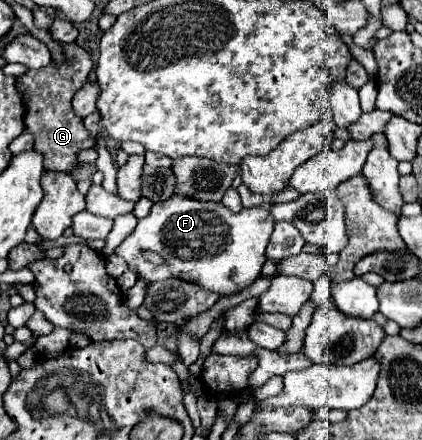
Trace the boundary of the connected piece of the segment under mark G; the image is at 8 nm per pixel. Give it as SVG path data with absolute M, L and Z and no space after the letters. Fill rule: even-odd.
M62 44L62 48L66 54L66 62L62 66L50 62L50 66L46 68L28 70L26 76L18 78L18 90L24 92L24 102L26 102L26 132L34 134L36 140L34 150L44 154L44 168L68 174L80 166L78 152L94 146L94 138L90 138L90 132L84 128L82 118L78 118L72 108L74 94L88 80L92 60L90 54L78 44ZM48 96L54 96L54 104L46 102Z

